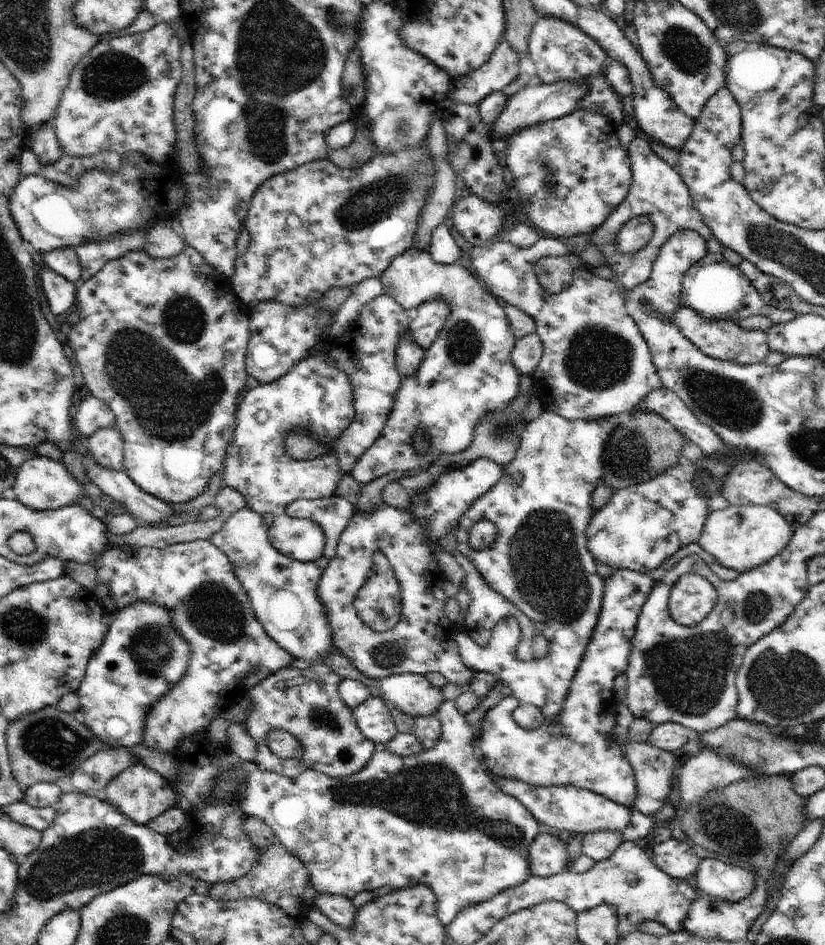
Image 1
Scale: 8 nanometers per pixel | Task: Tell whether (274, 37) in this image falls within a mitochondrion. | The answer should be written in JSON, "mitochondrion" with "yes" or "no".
{"mitochondrion":"yes"}

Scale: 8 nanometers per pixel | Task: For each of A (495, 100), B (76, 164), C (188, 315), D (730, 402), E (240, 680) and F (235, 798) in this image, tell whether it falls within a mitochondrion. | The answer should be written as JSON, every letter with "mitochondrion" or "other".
{"A":"other","B":"other","C":"mitochondrion","D":"mitochondrion","E":"other","F":"other"}

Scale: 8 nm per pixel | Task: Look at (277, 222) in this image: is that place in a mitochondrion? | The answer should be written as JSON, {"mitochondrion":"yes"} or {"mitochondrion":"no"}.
{"mitochondrion":"no"}

